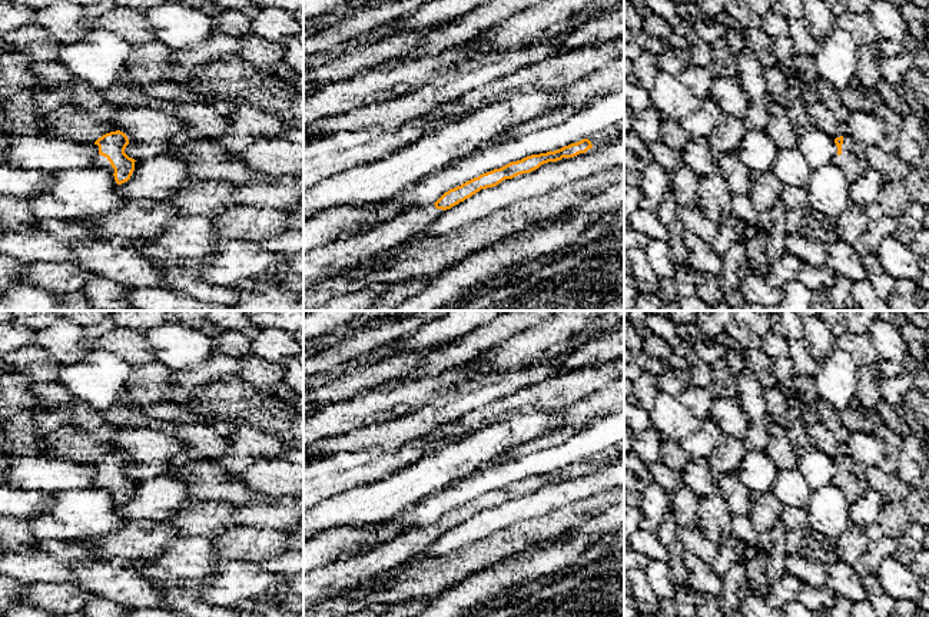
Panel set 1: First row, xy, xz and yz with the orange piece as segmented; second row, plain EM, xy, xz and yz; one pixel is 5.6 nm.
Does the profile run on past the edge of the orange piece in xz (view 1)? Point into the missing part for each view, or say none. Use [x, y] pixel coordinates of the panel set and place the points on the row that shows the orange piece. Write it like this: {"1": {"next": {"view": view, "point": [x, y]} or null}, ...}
{"1": {"next": {"view": "xz", "point": [319, 264]}}}

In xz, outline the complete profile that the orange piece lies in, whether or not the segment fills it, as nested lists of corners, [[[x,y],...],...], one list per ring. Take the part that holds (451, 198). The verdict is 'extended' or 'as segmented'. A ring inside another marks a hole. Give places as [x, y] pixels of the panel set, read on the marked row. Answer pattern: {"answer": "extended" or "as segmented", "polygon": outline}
{"answer": "extended", "polygon": [[[583,139],[554,152],[550,150],[547,153],[527,156],[449,189],[432,205],[414,208],[388,223],[372,226],[358,235],[336,239],[316,249],[311,249],[303,253],[303,291],[326,278],[332,278],[335,272],[344,268],[369,261],[404,243],[409,238],[422,233],[425,226],[444,210],[464,202],[481,189],[497,186],[502,180],[522,173],[530,173],[544,163],[585,153],[591,147],[591,142]]]}

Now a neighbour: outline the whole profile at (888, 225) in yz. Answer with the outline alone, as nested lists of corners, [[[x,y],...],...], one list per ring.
[[[890,216],[872,218],[866,232],[853,243],[856,252],[863,258],[875,255],[885,238],[893,236],[898,229],[898,219]]]

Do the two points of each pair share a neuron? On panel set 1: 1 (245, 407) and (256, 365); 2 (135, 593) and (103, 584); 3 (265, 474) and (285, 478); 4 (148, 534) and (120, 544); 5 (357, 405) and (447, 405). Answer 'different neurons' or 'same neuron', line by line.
1: different neurons
2: same neuron
3: same neuron
4: same neuron
5: different neurons

